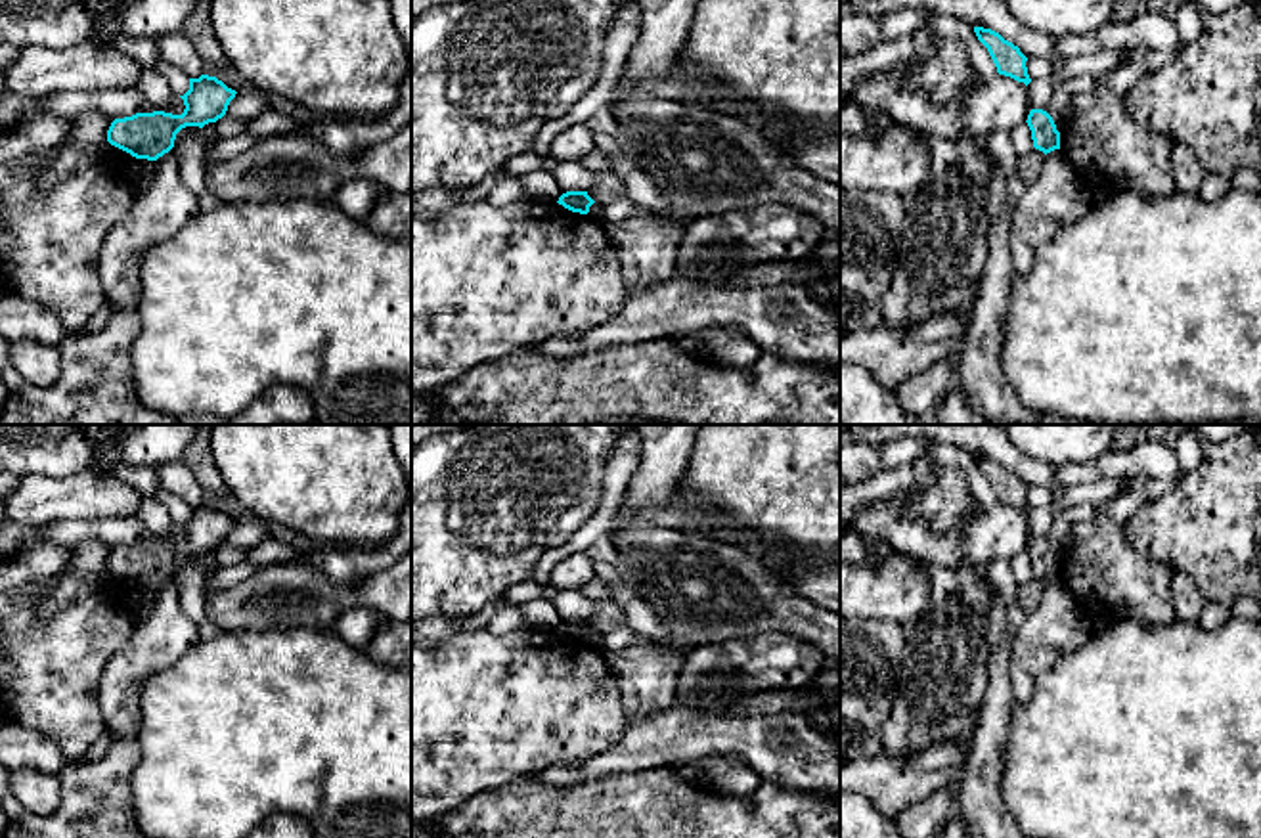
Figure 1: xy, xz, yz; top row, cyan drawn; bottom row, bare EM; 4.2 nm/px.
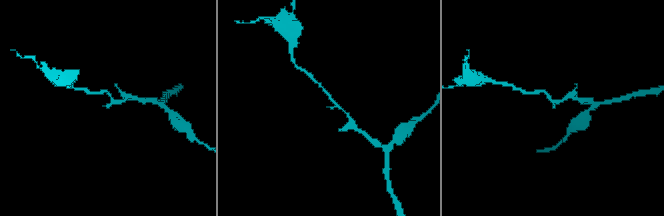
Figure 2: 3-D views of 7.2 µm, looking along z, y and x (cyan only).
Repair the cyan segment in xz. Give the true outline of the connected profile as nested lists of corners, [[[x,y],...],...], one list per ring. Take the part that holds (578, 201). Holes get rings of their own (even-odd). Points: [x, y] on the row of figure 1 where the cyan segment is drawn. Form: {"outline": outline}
{"outline": [[[566,191],[557,203],[572,212],[587,214],[595,201],[587,195],[587,191]]]}

